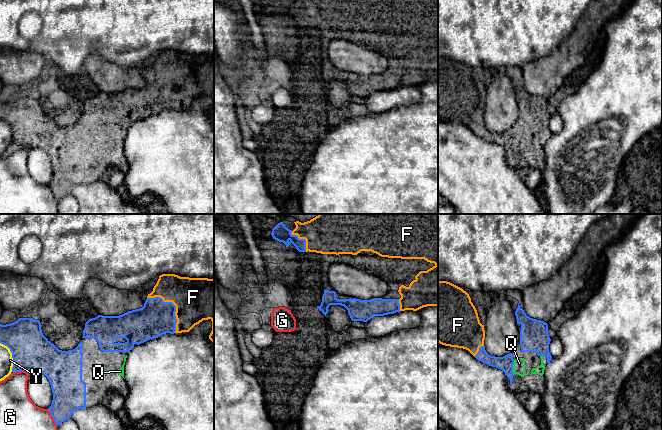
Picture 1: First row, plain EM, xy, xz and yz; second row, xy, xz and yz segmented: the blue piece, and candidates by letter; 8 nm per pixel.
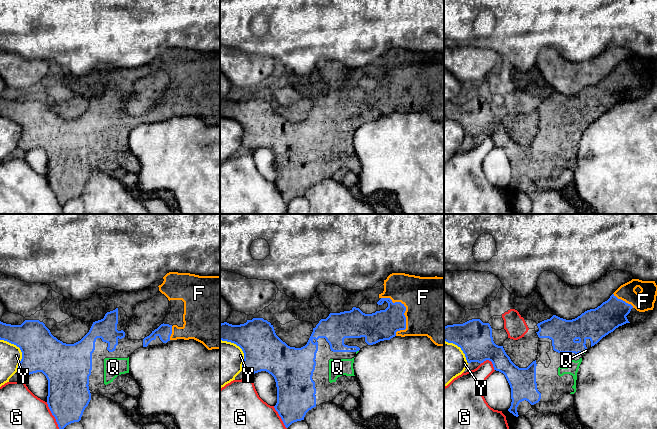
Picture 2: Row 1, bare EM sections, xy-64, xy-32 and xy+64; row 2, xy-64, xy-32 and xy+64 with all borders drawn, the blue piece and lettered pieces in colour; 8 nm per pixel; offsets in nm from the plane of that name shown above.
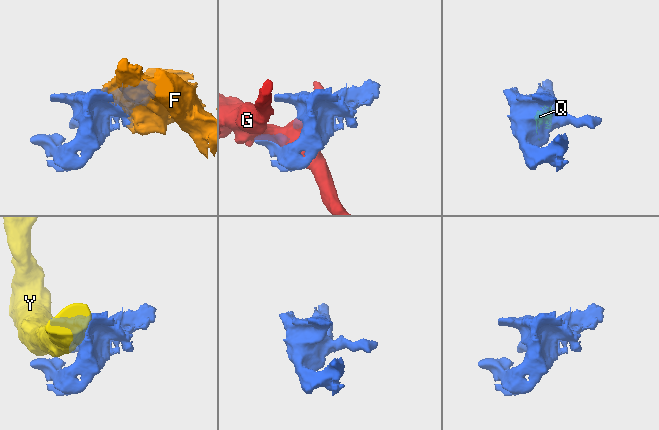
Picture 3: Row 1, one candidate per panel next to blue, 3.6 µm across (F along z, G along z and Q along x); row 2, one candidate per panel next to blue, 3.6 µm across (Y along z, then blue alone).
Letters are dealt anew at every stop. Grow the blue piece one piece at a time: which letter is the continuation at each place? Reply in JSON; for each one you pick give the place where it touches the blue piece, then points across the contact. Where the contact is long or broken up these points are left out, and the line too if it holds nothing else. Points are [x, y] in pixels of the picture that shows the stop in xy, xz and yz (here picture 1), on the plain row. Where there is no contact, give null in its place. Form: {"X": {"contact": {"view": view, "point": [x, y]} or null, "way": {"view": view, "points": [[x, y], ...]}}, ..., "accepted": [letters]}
{"F": {"contact": {"view": "xy", "point": [174, 81]}}, "Q": {"contact": {"view": "yz", "point": [512, 143]}}, "accepted": ["F", "Q"]}

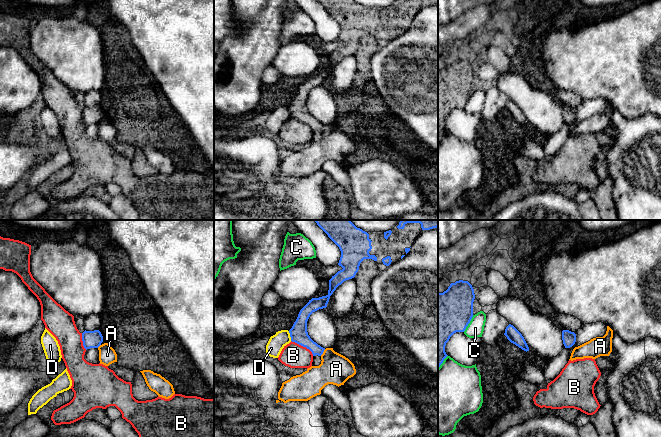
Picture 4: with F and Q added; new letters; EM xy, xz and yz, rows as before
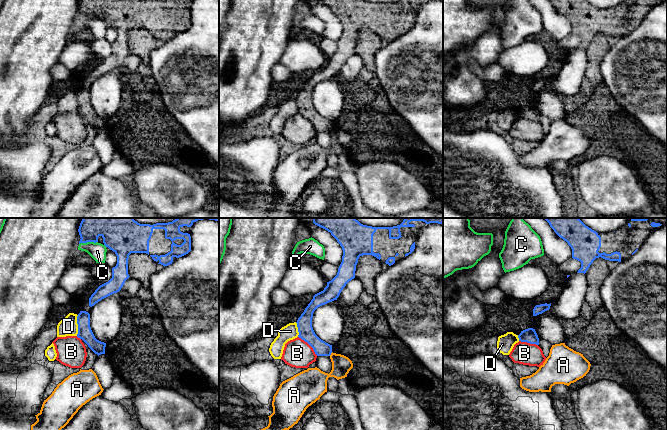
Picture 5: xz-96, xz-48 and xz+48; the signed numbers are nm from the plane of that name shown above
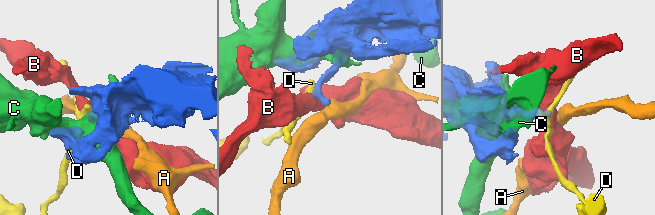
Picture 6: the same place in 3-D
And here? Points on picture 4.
{"accepted": []}

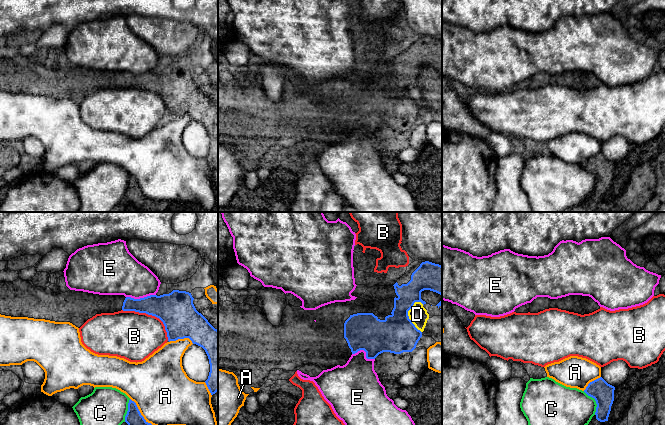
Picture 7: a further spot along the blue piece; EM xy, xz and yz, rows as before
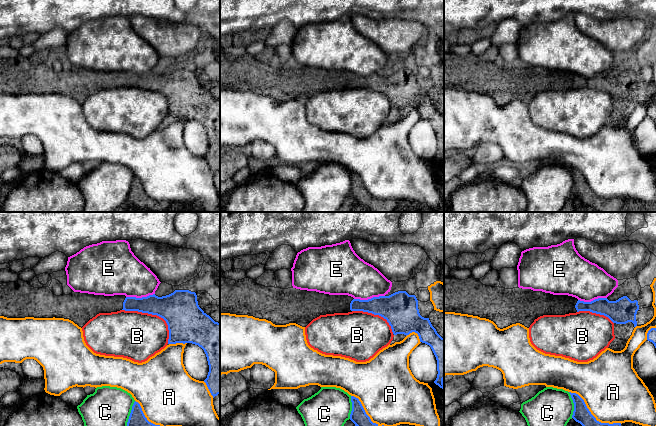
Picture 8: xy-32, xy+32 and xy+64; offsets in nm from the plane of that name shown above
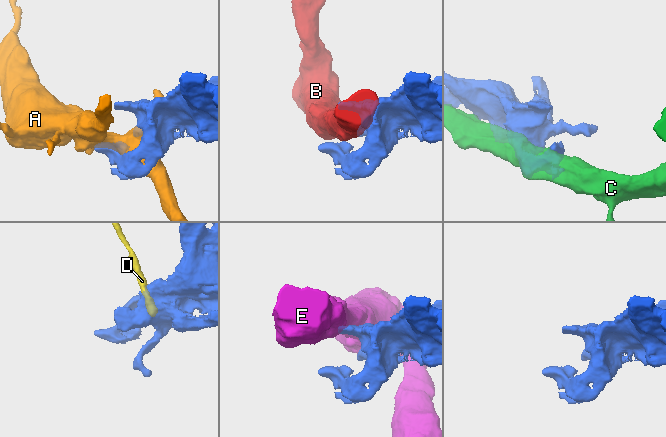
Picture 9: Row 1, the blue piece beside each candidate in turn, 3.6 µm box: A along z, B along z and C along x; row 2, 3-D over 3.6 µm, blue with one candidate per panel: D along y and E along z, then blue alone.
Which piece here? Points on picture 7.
{"accepted": []}

